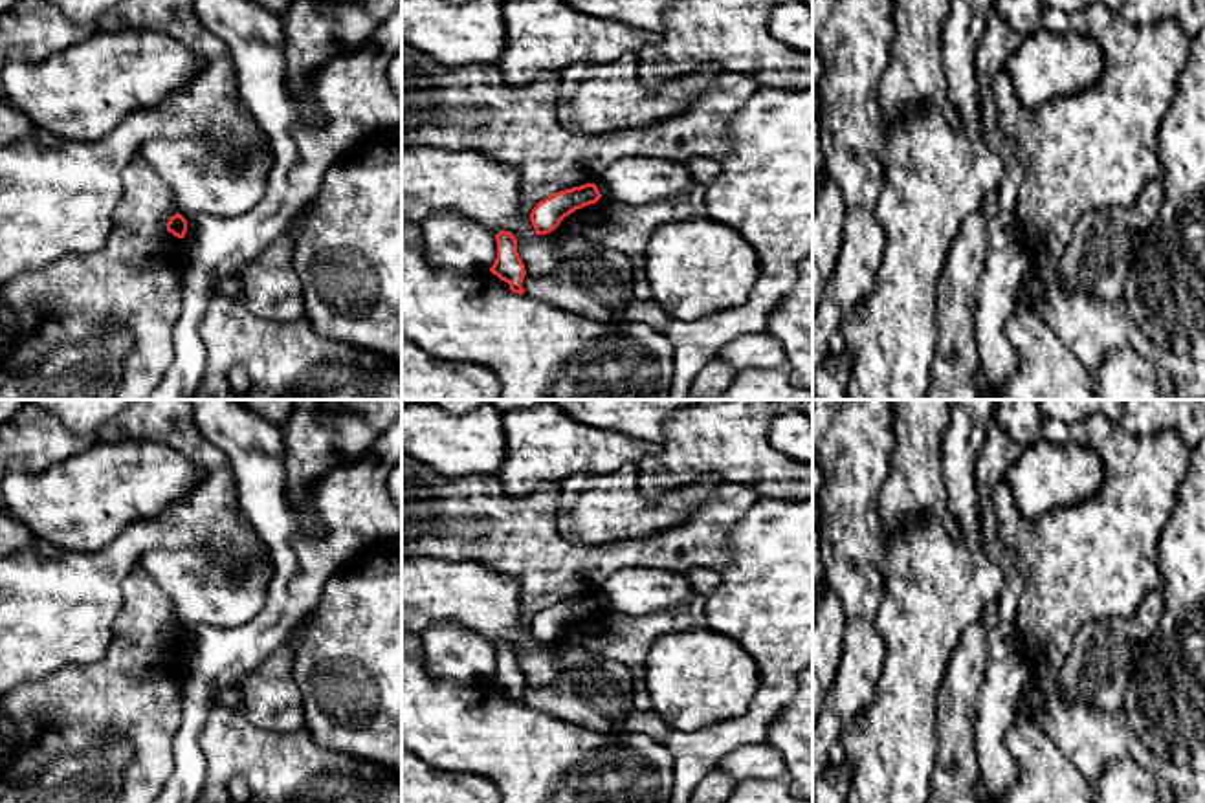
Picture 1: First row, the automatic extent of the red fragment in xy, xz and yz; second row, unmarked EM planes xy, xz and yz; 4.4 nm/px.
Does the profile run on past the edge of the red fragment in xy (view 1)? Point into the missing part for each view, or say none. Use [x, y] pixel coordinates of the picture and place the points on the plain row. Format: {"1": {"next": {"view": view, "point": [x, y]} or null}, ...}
{"1": {"next": null}}

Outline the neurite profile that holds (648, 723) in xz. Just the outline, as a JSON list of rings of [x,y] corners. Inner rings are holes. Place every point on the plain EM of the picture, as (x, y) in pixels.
[[[570,647],[561,656],[552,684],[525,686],[526,706],[594,732],[631,732],[658,742],[671,728],[655,711],[640,711],[633,704],[633,675],[618,662]]]

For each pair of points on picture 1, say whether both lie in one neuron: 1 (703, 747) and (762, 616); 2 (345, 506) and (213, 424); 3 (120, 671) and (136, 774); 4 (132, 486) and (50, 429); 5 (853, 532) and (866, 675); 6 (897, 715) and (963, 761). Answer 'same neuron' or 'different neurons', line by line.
1: same neuron
2: same neuron
3: same neuron
4: different neurons
5: same neuron
6: different neurons

